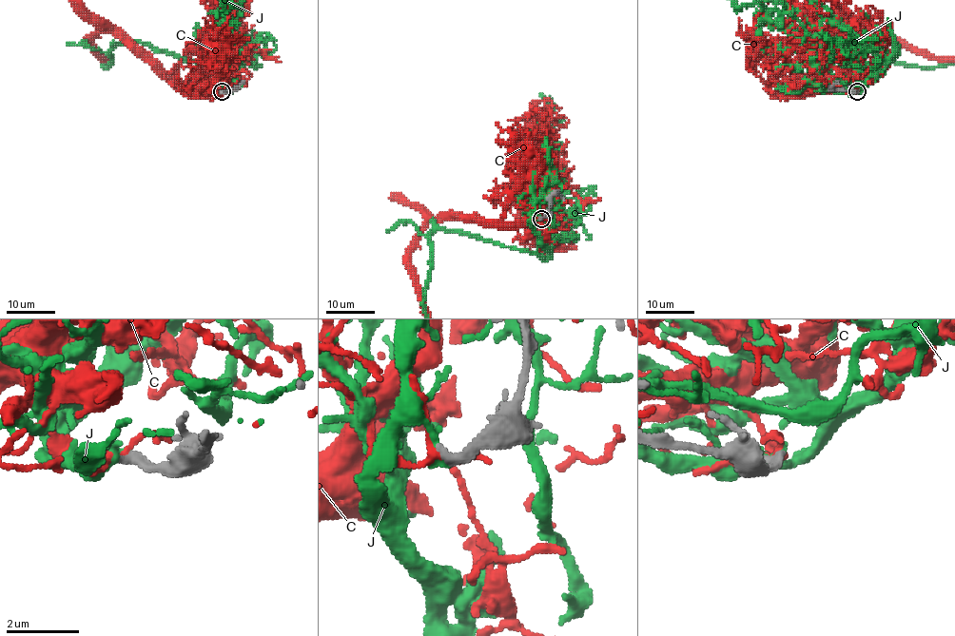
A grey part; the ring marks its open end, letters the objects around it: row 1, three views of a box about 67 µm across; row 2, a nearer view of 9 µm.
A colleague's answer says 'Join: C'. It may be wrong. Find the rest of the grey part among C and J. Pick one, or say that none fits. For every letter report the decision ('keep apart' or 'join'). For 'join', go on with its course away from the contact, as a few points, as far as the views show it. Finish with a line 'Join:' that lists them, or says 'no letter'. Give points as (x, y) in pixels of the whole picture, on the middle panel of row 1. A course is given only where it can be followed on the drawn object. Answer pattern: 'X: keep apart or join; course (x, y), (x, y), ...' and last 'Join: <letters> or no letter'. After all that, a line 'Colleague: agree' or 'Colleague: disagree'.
C: keep apart
J: keep apart
Join: no letter
Colleague: disagree

